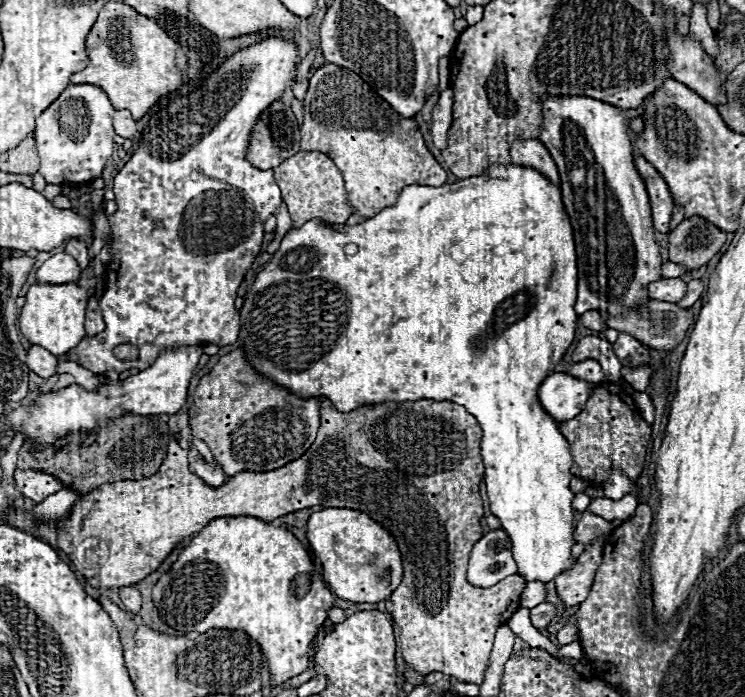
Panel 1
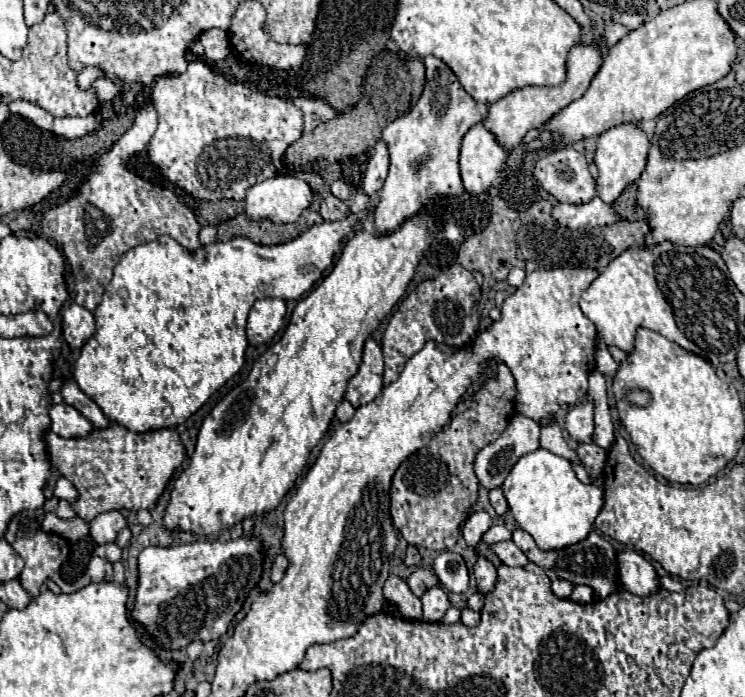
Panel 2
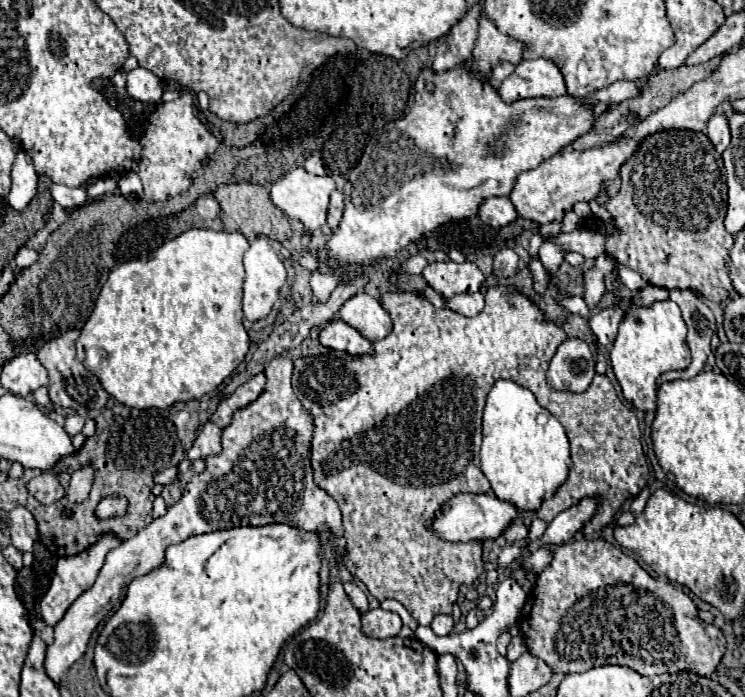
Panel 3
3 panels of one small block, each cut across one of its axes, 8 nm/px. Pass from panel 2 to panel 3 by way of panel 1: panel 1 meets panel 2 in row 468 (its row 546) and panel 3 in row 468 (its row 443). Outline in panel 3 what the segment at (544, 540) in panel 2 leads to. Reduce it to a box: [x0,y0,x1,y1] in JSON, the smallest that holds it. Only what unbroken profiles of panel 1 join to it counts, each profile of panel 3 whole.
[482,380,570,510]

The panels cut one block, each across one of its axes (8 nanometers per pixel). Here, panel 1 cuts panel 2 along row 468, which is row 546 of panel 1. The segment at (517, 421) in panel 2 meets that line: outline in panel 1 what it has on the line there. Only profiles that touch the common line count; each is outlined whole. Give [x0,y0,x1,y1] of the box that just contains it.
[468,530,518,588]

